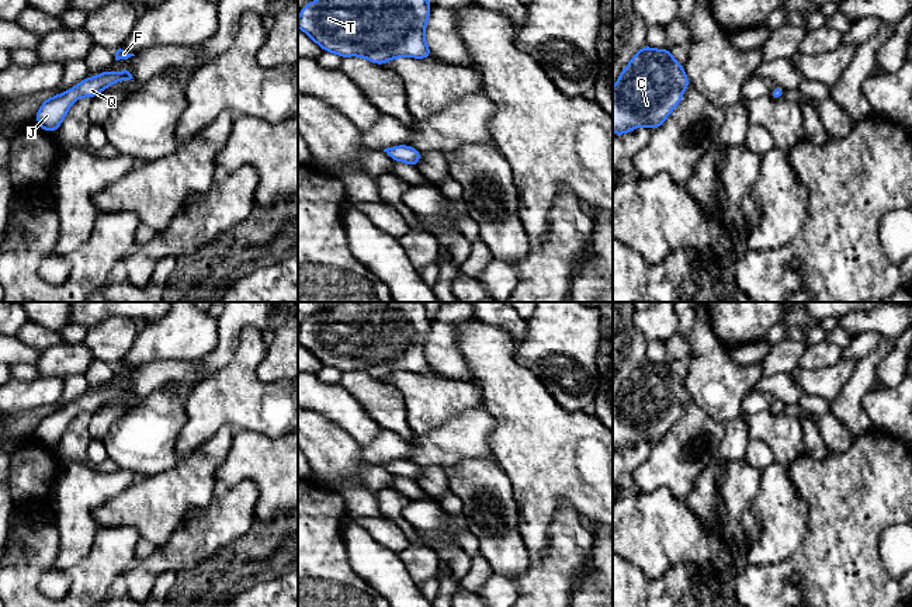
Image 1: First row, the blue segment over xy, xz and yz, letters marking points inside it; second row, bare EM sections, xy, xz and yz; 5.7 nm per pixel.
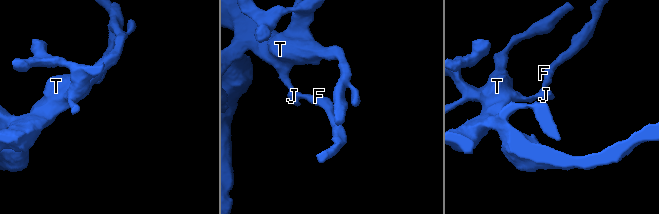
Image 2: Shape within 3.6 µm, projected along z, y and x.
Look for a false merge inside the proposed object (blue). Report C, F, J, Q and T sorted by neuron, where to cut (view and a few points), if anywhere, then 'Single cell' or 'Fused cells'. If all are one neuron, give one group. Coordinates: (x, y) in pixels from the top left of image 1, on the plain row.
Groups: C F J Q T. No split. Single cell

